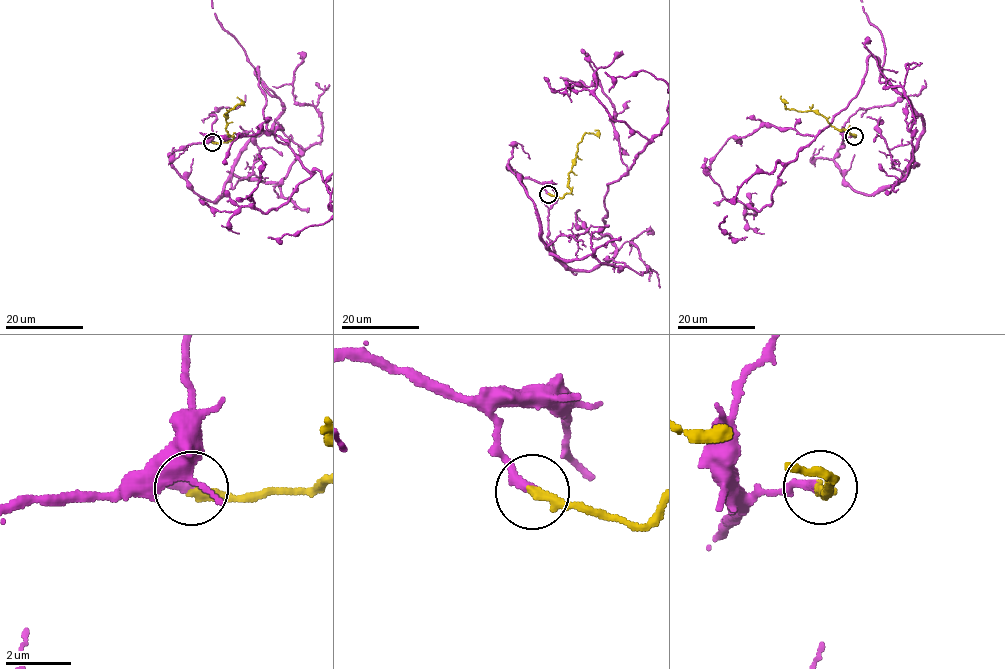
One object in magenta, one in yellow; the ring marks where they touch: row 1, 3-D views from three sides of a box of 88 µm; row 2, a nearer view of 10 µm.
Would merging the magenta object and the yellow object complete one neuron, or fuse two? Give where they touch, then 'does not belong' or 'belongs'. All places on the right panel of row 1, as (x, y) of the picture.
at (854, 136); belongs

